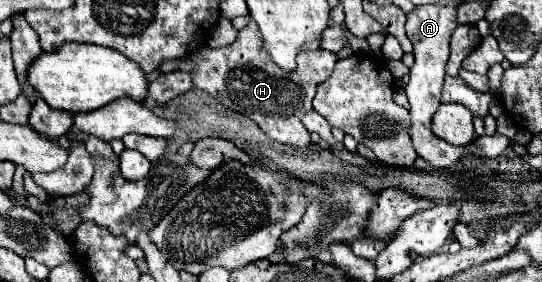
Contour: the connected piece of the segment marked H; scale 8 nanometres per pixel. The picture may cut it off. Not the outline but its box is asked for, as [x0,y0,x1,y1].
[160,21,338,147]

